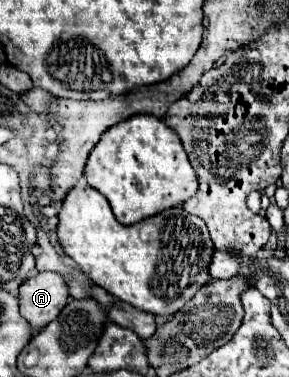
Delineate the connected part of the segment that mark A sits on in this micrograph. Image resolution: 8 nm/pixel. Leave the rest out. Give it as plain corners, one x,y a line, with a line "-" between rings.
39,273
19,287
19,311
33,331
41,331
57,319
67,297
67,285
59,273

